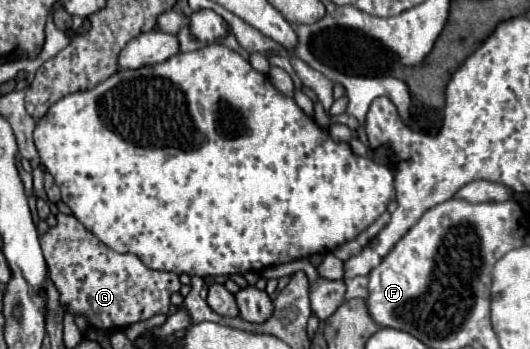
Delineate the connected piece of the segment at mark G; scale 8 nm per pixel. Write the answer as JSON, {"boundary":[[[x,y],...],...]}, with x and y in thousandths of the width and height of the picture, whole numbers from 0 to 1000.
{"boundary":[[[109,610],[106,628],[109,628],[109,645],[94,650],[94,662],[75,685],[75,702],[79,702],[79,725],[94,771],[98,805],[113,834],[113,862],[121,885],[136,891],[140,903],[162,903],[170,931],[177,931],[181,943],[196,943],[196,948],[234,943],[245,926],[272,920],[298,897],[317,897],[317,857],[340,822],[332,782],[279,771],[257,731],[245,731],[245,725],[226,731],[211,719],[136,616]]]}

